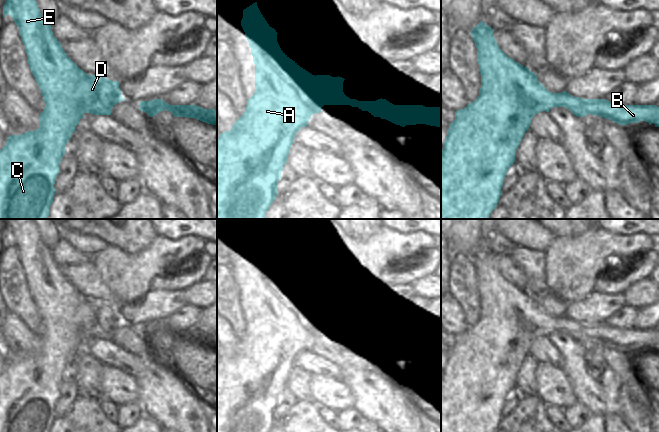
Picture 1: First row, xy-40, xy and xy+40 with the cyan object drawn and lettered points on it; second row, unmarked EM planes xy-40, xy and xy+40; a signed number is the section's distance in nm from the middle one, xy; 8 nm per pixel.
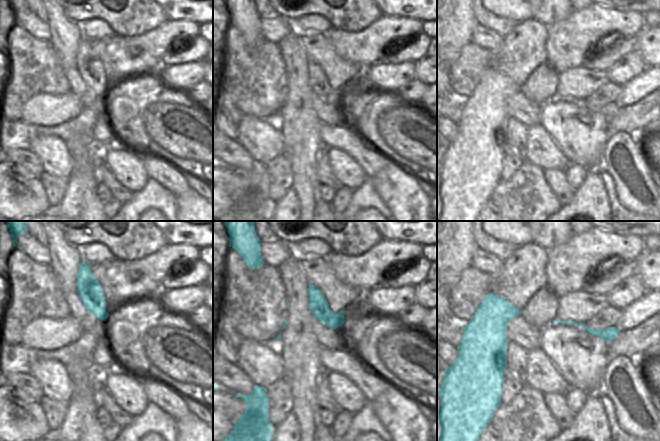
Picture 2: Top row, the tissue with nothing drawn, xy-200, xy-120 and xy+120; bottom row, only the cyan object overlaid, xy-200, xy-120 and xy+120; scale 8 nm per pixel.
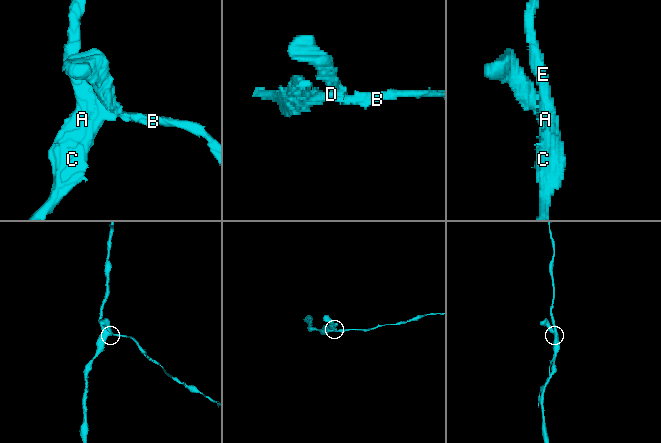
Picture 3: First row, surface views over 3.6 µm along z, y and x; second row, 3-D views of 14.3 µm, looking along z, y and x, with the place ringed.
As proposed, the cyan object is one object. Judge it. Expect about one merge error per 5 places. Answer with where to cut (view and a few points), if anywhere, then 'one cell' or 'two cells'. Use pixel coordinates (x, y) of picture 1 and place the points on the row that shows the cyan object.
xy-40 (85, 73), (85, 76), (79, 82), (82, 112) | two cells

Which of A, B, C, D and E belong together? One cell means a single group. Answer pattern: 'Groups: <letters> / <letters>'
Groups: A B C E / D.

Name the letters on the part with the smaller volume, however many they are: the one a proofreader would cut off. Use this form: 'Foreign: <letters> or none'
Foreign: D

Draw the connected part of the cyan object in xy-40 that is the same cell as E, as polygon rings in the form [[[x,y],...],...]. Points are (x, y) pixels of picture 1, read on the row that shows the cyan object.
[[[5,0],[5,4],[3,6],[3,16],[5,17],[6,15],[10,15],[19,28],[19,34],[27,54],[27,62],[41,90],[41,94],[45,102],[45,108],[39,116],[39,128],[36,131],[28,131],[22,135],[12,135],[7,137],[5,146],[0,150],[0,219],[47,219],[49,216],[49,208],[55,195],[55,178],[59,174],[59,164],[64,157],[65,146],[71,138],[71,134],[75,132],[75,126],[78,125],[79,120],[83,118],[83,104],[79,96],[79,82],[85,78],[86,73],[67,56],[61,46],[61,43],[53,36],[51,25],[46,23],[41,16],[36,0]]]

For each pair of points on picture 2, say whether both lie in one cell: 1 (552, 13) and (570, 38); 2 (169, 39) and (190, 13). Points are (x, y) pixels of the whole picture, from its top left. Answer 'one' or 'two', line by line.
1: two
2: two

